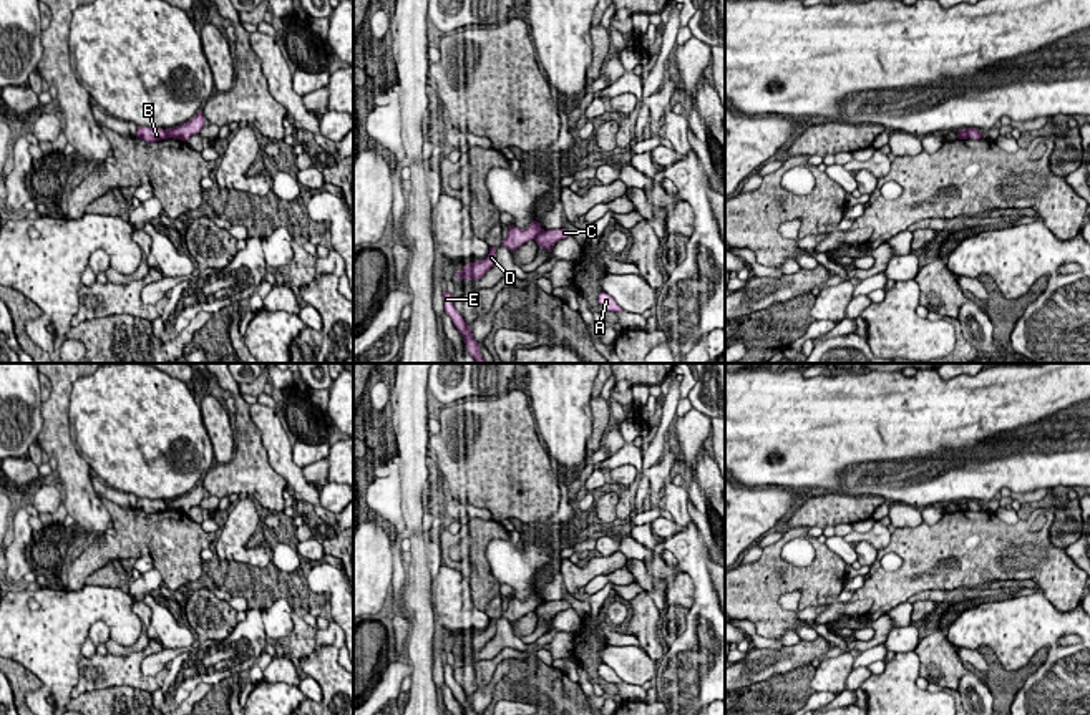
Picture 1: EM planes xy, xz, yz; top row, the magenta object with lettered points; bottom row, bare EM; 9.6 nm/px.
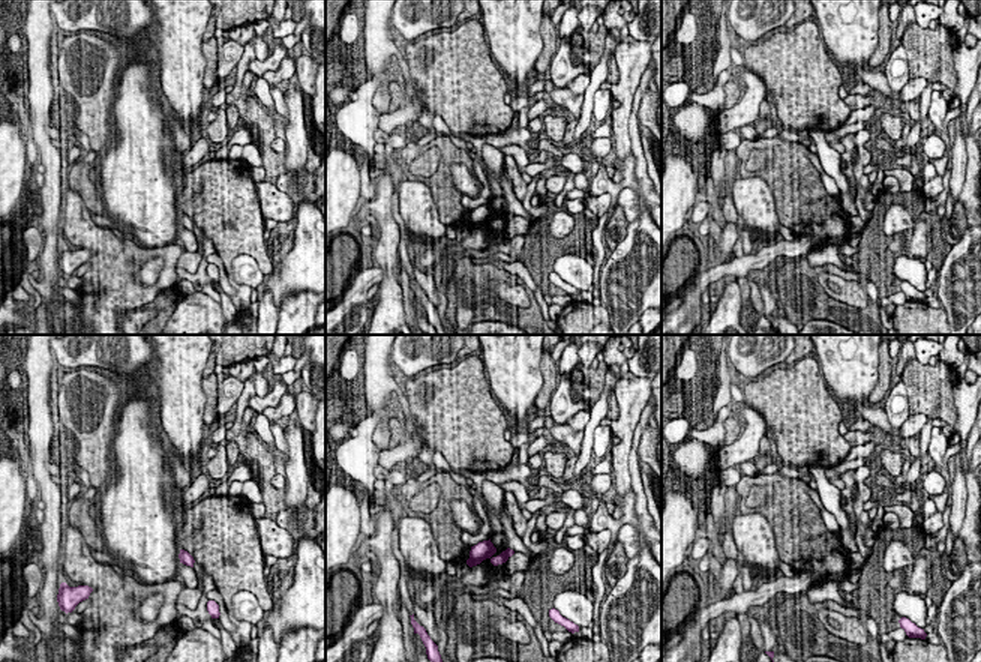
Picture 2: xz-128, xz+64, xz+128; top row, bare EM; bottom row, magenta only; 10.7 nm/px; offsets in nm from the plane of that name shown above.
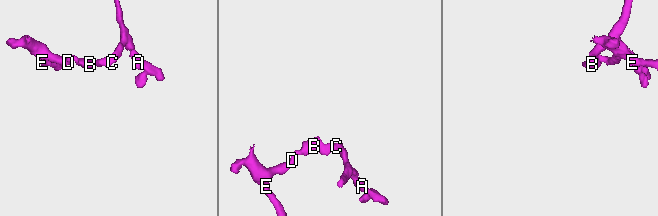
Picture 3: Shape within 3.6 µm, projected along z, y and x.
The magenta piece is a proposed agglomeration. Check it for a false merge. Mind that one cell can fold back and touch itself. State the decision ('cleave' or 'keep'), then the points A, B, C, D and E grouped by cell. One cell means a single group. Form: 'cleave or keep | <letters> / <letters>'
cleave | A C / B D E

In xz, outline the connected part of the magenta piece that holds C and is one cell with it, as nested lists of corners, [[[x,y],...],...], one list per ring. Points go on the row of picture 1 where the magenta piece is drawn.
[[[549,229],[549,231],[543,231],[534,241],[541,249],[551,250],[557,241],[571,236],[572,234],[567,229]]]

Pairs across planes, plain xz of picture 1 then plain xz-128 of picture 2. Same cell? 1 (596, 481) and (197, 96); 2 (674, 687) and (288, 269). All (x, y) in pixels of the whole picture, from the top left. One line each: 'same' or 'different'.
1: different
2: same

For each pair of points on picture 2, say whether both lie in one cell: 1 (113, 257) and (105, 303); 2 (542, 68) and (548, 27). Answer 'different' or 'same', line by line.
1: same
2: same

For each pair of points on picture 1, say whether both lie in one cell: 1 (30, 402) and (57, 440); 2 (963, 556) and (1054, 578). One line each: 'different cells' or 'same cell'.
1: different cells
2: same cell

